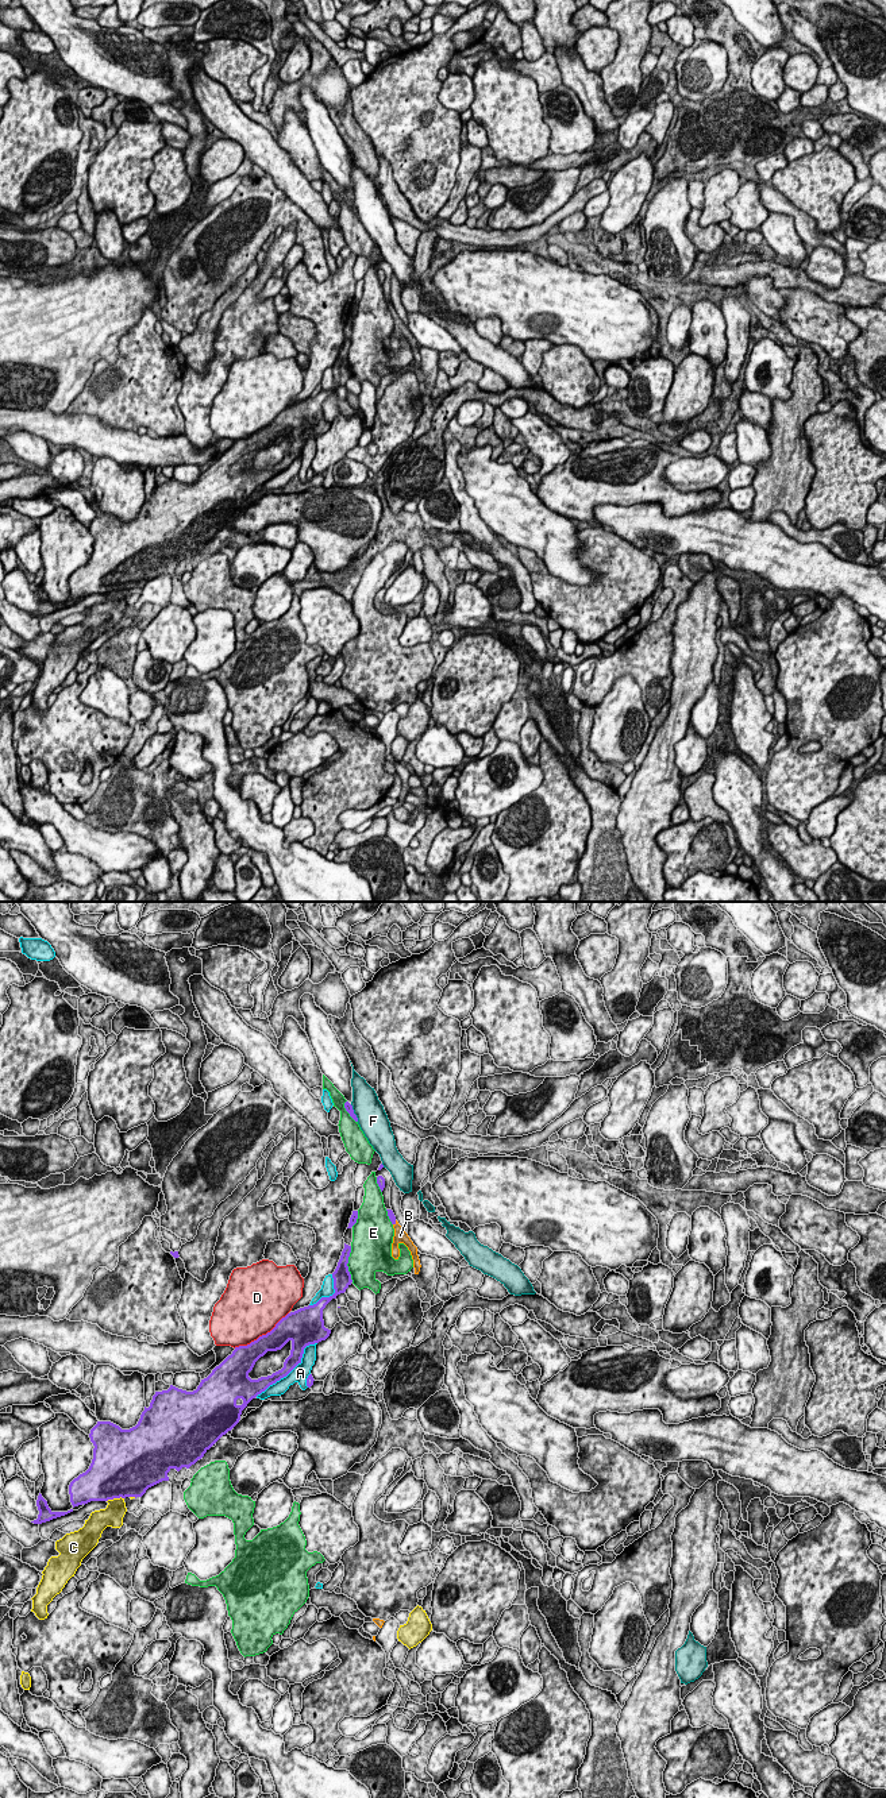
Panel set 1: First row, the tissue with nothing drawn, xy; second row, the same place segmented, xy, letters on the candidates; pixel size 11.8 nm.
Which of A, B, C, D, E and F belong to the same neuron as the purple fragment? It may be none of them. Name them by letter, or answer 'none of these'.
B

